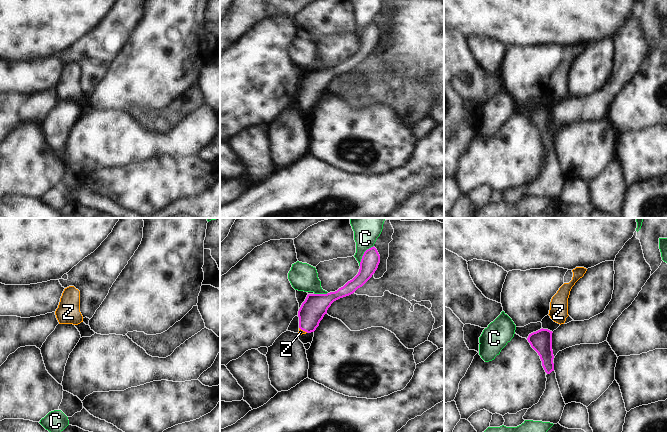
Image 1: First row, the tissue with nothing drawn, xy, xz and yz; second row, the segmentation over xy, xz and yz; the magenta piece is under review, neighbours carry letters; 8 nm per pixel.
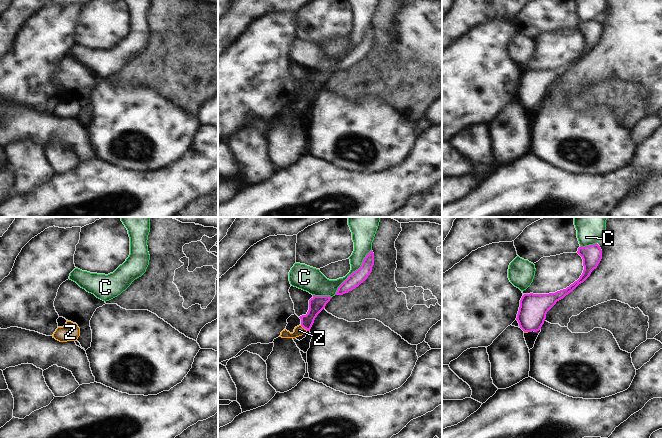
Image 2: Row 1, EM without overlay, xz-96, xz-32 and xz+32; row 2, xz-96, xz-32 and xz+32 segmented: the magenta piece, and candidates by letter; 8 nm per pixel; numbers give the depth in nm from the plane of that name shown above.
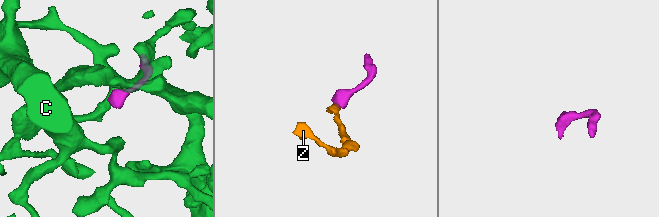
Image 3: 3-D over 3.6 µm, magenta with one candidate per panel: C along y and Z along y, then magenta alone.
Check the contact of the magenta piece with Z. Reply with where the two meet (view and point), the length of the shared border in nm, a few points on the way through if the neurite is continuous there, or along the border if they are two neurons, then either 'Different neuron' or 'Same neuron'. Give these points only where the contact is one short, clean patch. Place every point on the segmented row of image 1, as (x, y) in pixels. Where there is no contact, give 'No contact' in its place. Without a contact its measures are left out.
Touches magenta at xz (303, 330). Shared border 80 nm. Path across: xz (315, 306), (303, 330), (300, 332). Same neuron.

